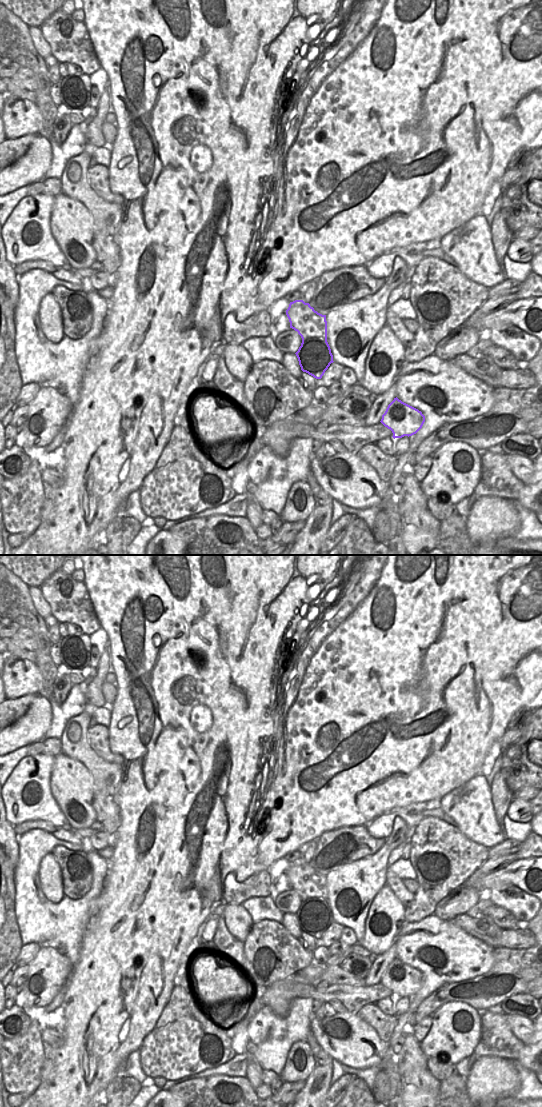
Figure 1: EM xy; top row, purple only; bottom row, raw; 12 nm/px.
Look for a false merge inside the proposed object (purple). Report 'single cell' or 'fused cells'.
fused cells

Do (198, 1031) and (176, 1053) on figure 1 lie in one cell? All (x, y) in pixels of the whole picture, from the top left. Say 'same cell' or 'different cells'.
same cell

